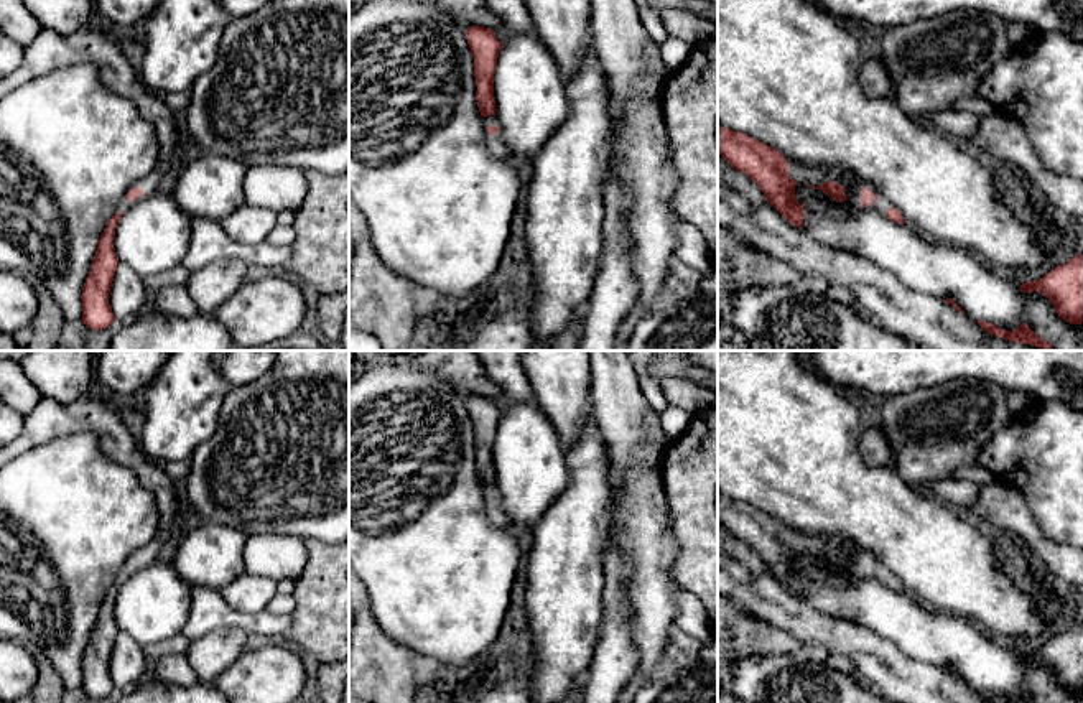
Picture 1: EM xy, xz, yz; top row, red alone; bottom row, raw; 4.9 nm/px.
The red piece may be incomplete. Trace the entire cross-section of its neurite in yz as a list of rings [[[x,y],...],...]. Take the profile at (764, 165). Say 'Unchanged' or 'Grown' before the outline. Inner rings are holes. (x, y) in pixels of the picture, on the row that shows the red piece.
Grown. [[[719,123],[718,155],[757,183],[765,201],[798,229],[805,221],[805,209],[795,199],[798,183],[821,189],[838,203],[848,199],[856,209],[872,209],[897,224],[905,224],[895,206],[867,181],[848,178],[839,166],[806,166],[792,161],[775,148]]]

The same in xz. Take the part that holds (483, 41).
Grown. [[[469,26],[466,40],[474,58],[476,100],[482,117],[487,148],[495,158],[507,160],[510,158],[510,150],[500,137],[494,99],[494,71],[502,43],[494,30],[484,26]]]

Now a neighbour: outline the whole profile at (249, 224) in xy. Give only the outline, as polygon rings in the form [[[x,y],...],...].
[[[244,204],[224,217],[221,226],[235,242],[257,245],[265,242],[277,226],[277,212]]]

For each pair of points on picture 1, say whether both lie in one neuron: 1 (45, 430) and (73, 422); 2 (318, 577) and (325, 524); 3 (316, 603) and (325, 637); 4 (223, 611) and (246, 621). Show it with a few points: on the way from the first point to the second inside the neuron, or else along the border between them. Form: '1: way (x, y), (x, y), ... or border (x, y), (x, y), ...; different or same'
1: way (51, 423), (66, 422); same
2: border (305, 539), (331, 544); different
3: way (325, 611), (325, 629); same
4: way (227, 616), (241, 619); same

